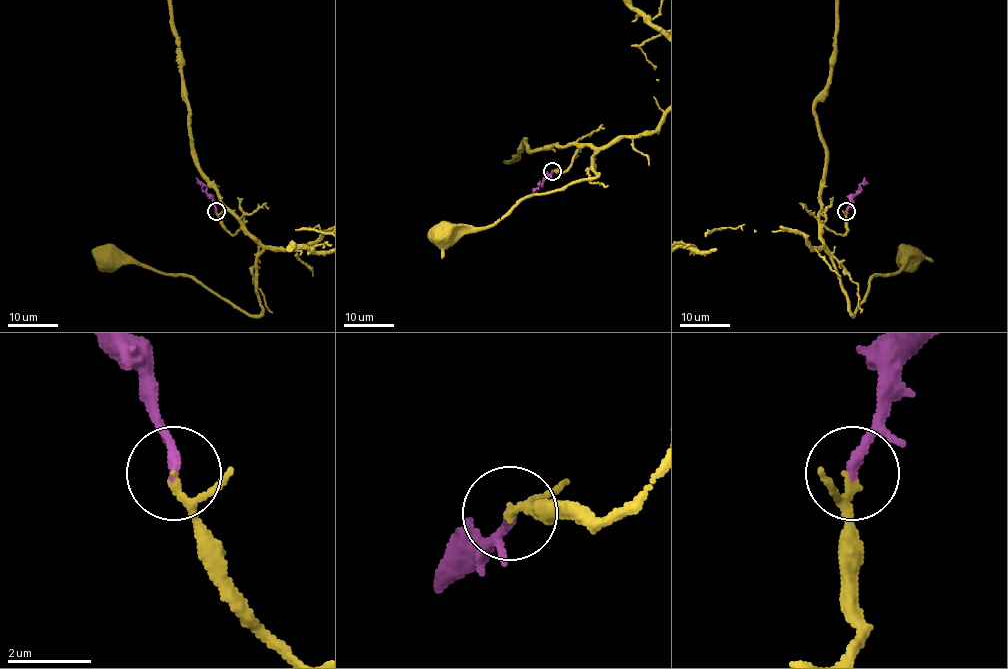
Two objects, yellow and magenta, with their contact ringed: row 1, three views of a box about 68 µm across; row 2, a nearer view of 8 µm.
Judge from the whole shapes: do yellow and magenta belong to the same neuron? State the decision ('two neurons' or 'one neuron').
one neuron

